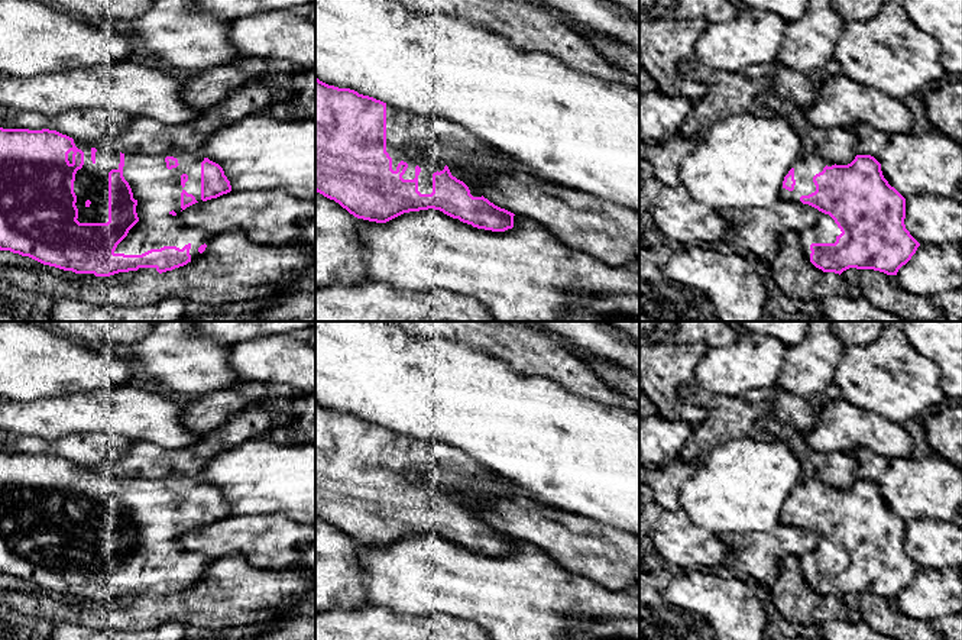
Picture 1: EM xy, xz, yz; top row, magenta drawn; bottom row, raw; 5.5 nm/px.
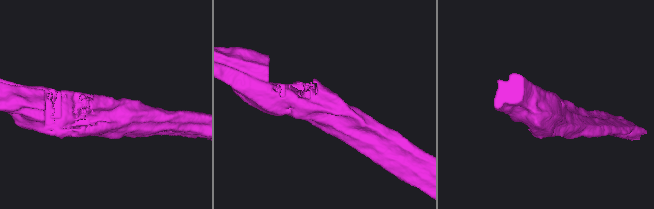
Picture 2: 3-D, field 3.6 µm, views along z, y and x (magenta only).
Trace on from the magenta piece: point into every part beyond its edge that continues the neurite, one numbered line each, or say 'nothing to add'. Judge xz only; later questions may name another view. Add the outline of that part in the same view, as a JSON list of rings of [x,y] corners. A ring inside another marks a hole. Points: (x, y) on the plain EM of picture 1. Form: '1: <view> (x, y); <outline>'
1: xz (434, 466); [[[386,429],[386,476],[392,482],[392,494],[401,485],[408,488],[404,504],[418,502],[421,518],[433,517],[433,498],[440,497],[447,489],[451,500],[463,505],[473,521],[482,521],[482,515],[472,510],[469,494],[480,484],[483,491],[495,498],[514,498],[527,495],[519,487],[508,482],[488,466],[479,463],[460,449],[451,447],[444,442],[422,442]]]

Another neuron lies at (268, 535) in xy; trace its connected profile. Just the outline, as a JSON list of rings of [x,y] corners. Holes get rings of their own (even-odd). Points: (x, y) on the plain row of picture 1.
[[[278,514],[230,515],[187,531],[178,543],[210,559],[242,553],[255,568],[282,570],[301,566],[305,547],[315,543],[315,526]]]

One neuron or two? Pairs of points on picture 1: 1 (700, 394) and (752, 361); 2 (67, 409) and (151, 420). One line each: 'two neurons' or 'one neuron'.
1: two neurons
2: one neuron

